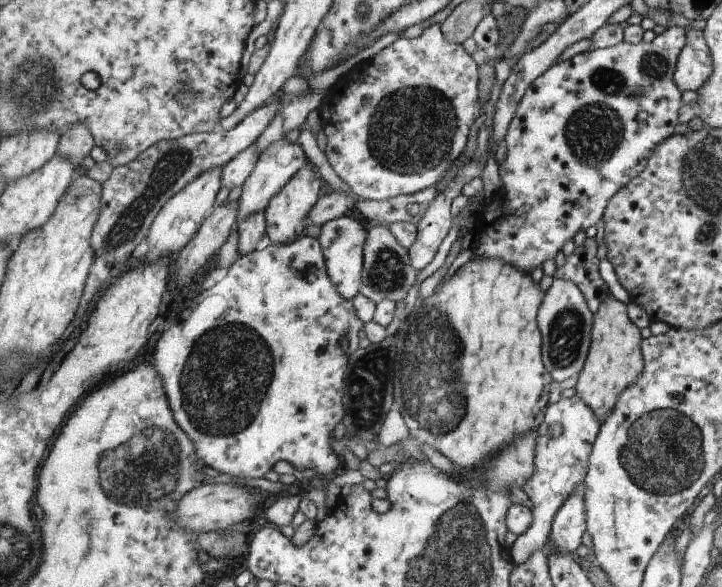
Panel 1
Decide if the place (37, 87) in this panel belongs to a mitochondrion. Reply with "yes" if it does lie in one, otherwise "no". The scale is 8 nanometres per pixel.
yes

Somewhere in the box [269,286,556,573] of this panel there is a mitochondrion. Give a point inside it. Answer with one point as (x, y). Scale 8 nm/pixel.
(432, 382)

